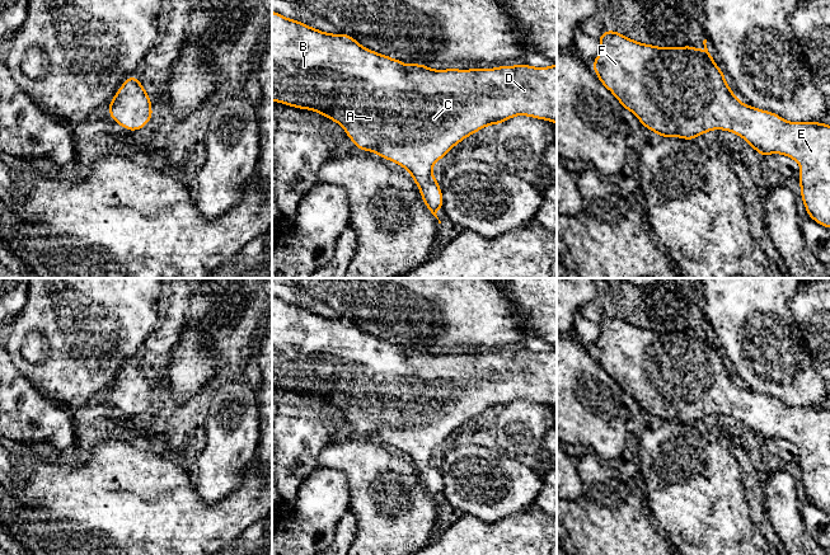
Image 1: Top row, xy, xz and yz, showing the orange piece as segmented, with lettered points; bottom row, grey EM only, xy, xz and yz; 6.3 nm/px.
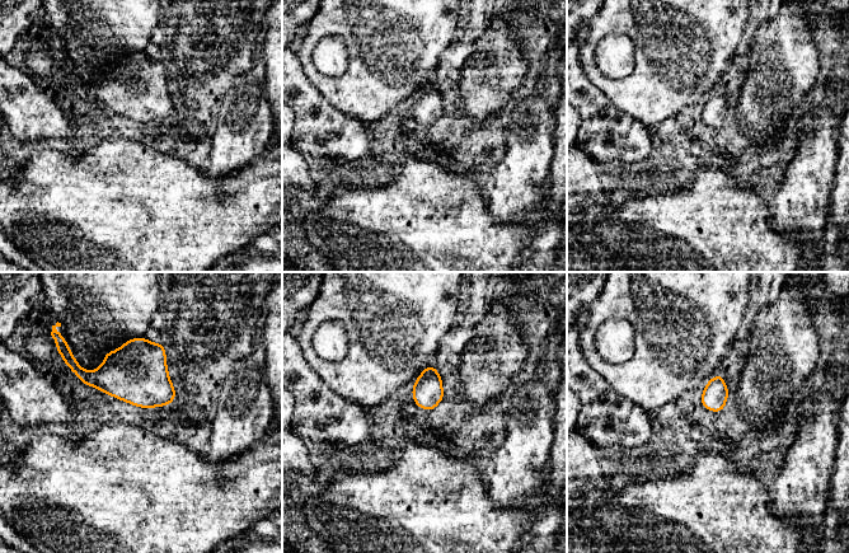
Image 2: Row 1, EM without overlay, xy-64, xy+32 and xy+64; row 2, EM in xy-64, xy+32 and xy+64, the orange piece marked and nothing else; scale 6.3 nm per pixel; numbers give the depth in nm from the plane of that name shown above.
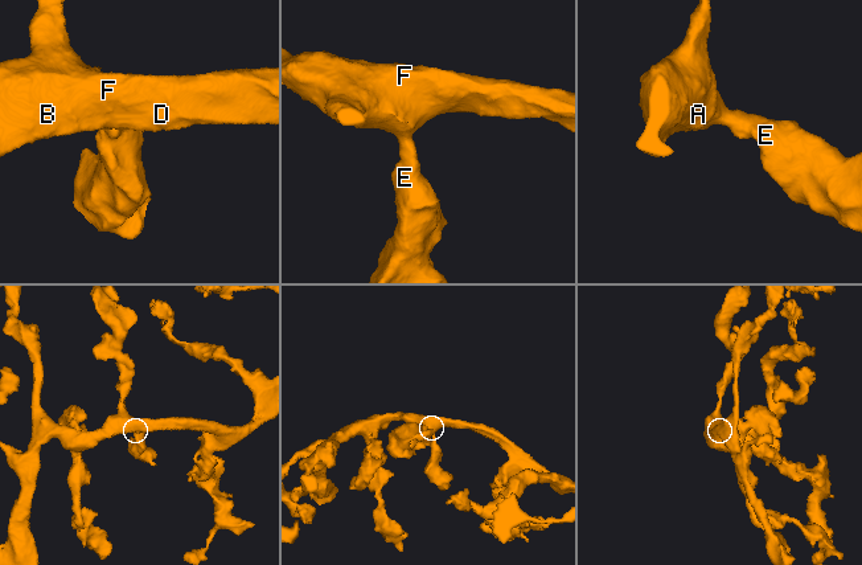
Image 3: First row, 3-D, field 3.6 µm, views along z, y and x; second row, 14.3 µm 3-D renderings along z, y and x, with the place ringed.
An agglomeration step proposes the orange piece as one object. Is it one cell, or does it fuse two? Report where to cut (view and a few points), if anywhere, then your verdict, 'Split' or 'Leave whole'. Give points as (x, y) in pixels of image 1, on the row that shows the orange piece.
No split. Leave whole

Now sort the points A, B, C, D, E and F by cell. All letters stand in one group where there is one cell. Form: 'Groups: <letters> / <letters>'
Groups: A B C D E F

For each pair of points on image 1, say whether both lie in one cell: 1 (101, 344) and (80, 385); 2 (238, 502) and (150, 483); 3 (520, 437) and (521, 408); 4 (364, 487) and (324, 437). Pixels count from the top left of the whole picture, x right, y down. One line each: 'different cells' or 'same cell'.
1: same cell
2: same cell
3: same cell
4: different cells

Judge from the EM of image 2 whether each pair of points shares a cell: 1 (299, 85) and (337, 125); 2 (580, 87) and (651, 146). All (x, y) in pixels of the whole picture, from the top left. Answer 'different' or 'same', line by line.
1: same
2: same

